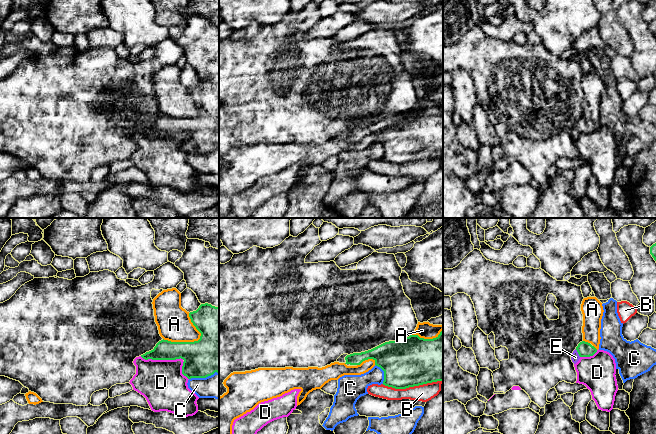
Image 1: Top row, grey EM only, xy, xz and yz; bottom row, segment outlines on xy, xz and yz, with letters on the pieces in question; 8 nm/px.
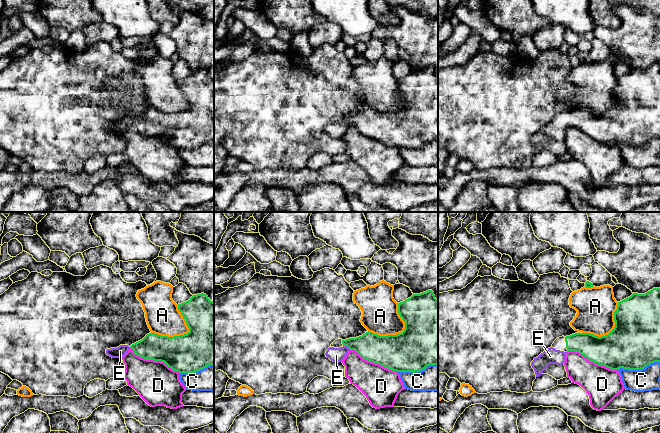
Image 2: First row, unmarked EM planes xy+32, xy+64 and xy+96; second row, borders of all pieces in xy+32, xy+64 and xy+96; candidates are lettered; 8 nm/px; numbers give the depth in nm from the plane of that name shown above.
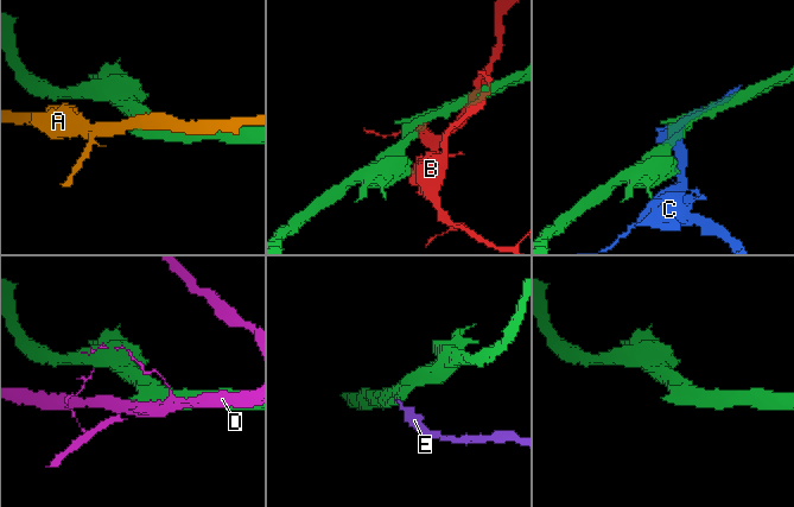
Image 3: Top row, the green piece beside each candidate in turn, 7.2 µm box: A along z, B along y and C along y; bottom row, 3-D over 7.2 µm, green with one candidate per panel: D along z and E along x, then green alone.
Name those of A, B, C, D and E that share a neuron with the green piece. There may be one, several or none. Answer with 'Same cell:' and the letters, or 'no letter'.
Same cell: E

